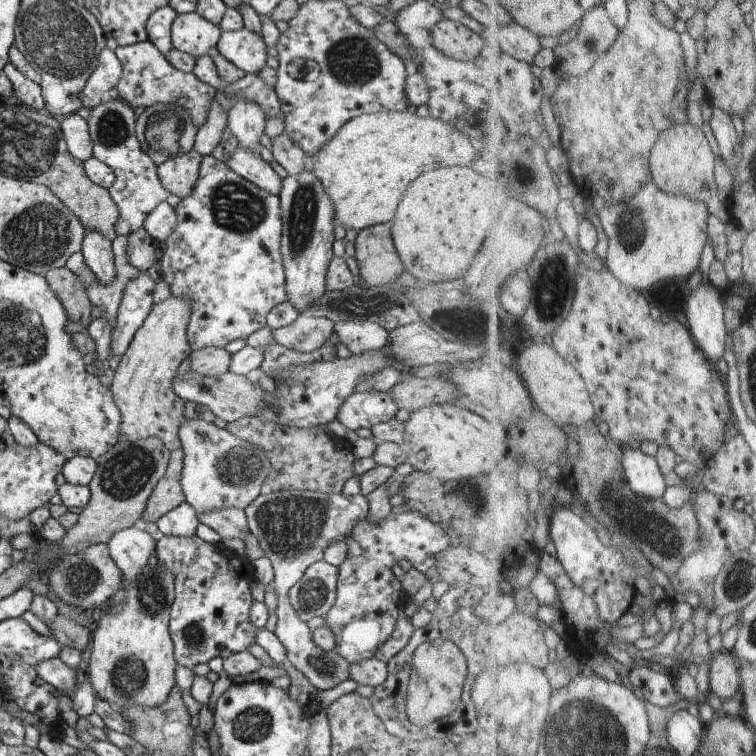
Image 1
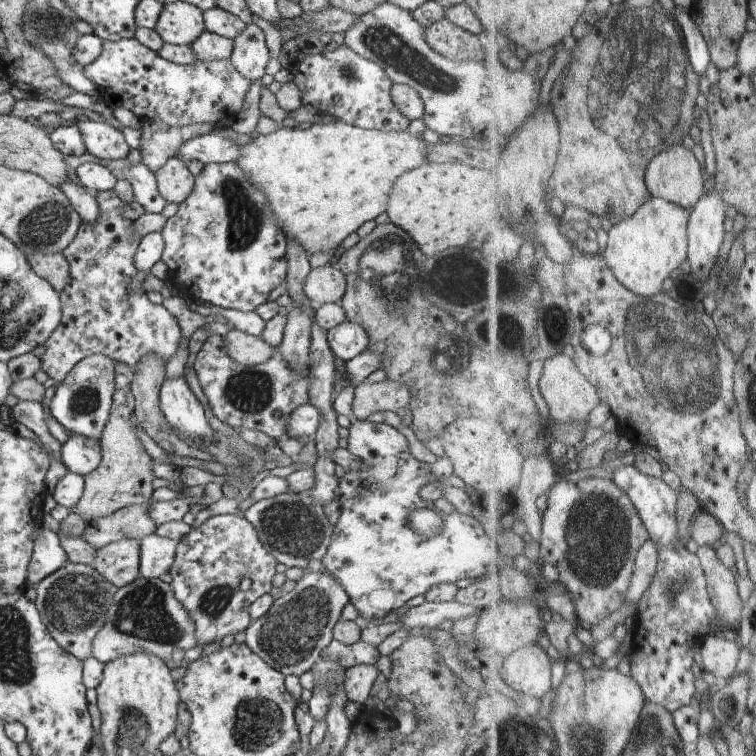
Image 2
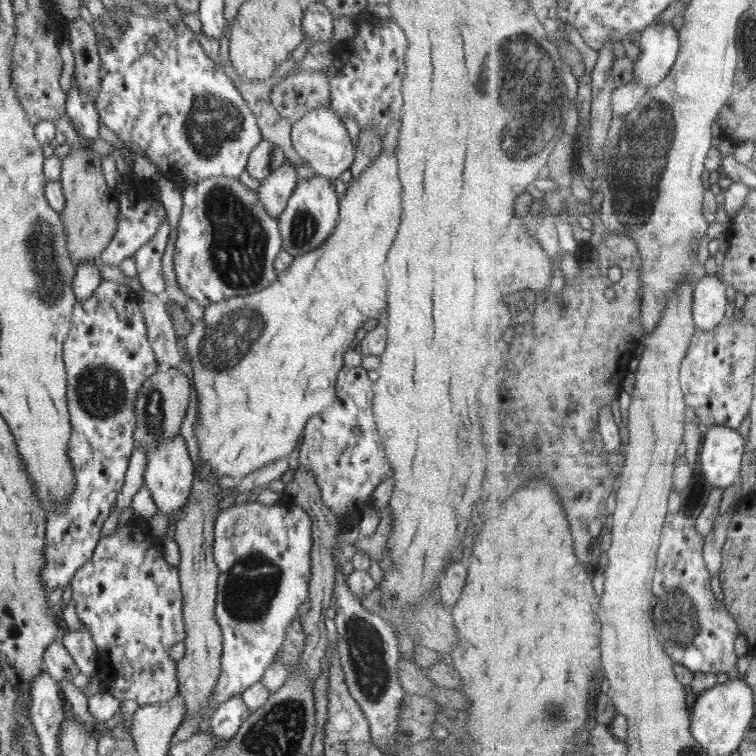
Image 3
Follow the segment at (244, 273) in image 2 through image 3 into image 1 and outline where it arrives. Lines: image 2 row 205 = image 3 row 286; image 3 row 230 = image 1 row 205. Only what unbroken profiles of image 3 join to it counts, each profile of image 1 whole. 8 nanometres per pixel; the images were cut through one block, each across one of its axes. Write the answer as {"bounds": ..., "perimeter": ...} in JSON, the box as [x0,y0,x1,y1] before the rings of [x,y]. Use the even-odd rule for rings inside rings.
{"bounds":[160,155,286,350],"perimeter":[[[207,155],[203,158],[199,167],[199,176],[196,180],[194,189],[189,196],[182,199],[180,204],[176,206],[176,228],[174,232],[166,238],[161,244],[162,258],[160,266],[162,266],[161,280],[168,284],[168,288],[172,295],[188,298],[192,300],[192,314],[190,314],[190,324],[188,324],[187,336],[188,343],[193,350],[199,350],[207,347],[225,348],[227,344],[237,339],[247,339],[254,332],[267,327],[268,314],[278,305],[286,302],[286,278],[283,266],[281,252],[281,233],[283,222],[281,220],[279,196],[268,194],[264,190],[260,190],[258,186],[241,178],[230,166],[227,166],[224,161],[216,160],[214,156]]]}

